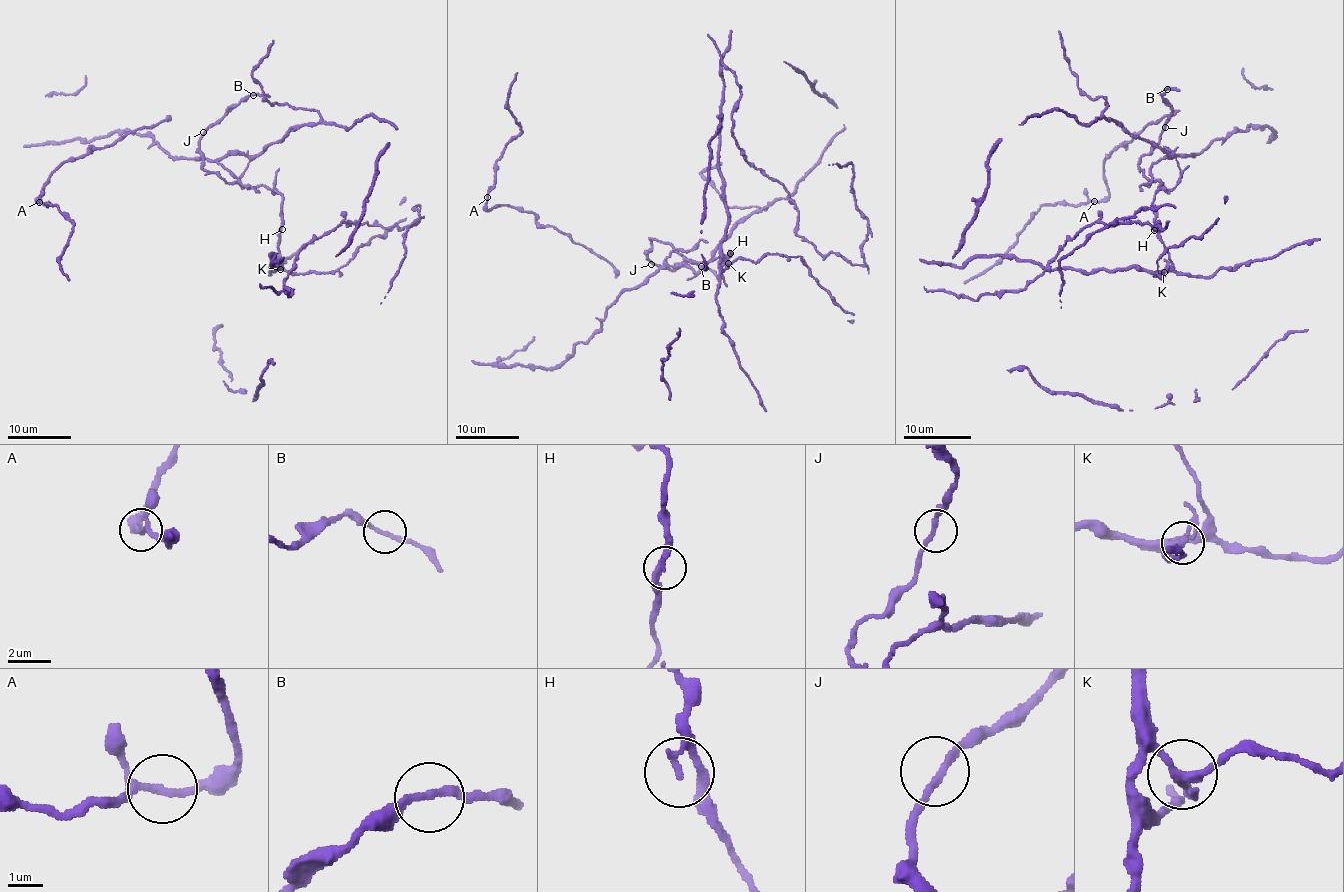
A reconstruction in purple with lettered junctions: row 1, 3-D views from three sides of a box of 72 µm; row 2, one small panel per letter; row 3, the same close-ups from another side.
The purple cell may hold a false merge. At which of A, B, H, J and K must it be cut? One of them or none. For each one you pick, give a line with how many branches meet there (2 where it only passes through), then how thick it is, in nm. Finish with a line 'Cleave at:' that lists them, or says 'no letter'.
Cleave at: no letter

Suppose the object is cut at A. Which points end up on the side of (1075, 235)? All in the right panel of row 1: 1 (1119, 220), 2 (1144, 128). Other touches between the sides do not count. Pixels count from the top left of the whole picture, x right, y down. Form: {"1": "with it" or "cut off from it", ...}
{"1": "with it", "2": "cut off from it"}

